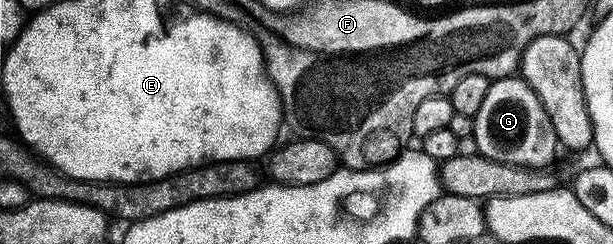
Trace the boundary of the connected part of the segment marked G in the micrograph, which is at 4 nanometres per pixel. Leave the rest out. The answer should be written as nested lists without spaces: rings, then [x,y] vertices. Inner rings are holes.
[[[520,76],[490,81],[489,91],[473,119],[471,139],[476,153],[507,166],[525,166],[528,170],[549,168],[559,151],[555,128],[543,108],[540,96]]]

